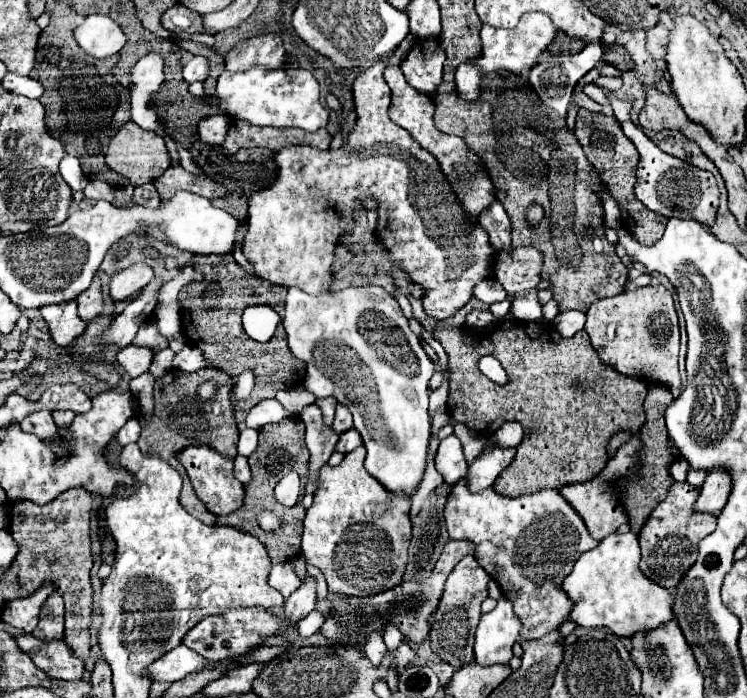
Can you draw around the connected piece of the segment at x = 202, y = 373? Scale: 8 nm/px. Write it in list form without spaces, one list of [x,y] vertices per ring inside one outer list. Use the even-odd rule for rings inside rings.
[[[211,368],[211,370],[199,370],[199,372],[181,372],[181,370],[169,370],[163,378],[155,380],[155,416],[151,418],[151,422],[145,422],[139,416],[139,422],[143,426],[141,436],[139,436],[139,448],[143,454],[157,454],[159,458],[163,458],[169,466],[173,466],[177,472],[181,472],[183,478],[183,490],[181,490],[181,506],[195,516],[197,520],[213,526],[215,524],[215,516],[211,512],[207,512],[207,508],[203,508],[203,502],[199,502],[199,498],[193,492],[193,486],[183,470],[183,466],[177,460],[177,452],[187,448],[189,444],[205,444],[215,448],[219,454],[223,454],[225,458],[235,458],[235,450],[237,450],[237,438],[239,438],[239,430],[237,430],[237,422],[235,422],[235,408],[233,402],[229,400],[229,390],[233,390],[233,378],[227,376],[225,372]],[[205,380],[219,380],[221,388],[225,392],[219,392],[213,400],[203,402],[197,394],[197,388],[201,382]]]

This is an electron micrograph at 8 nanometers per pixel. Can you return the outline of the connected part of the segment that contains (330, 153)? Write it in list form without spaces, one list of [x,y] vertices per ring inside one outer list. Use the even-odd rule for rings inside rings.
[[[409,34],[409,36],[397,46],[397,50],[395,50],[391,56],[379,58],[371,68],[365,68],[365,70],[361,70],[361,72],[357,74],[357,78],[355,78],[355,82],[353,82],[353,98],[355,98],[357,122],[355,122],[353,130],[349,132],[347,144],[343,144],[343,148],[337,148],[337,150],[319,150],[319,148],[313,148],[313,146],[291,146],[291,148],[283,148],[283,150],[277,154],[275,162],[277,162],[277,166],[279,166],[279,174],[277,174],[275,186],[269,188],[269,190],[261,190],[259,194],[253,194],[253,196],[251,196],[251,202],[249,202],[249,220],[247,220],[249,234],[247,234],[247,238],[245,238],[243,254],[245,254],[247,260],[255,266],[257,276],[261,276],[263,280],[269,280],[269,282],[273,282],[273,284],[287,286],[287,288],[289,288],[289,286],[295,286],[295,288],[301,288],[301,290],[307,292],[307,294],[313,294],[313,296],[323,294],[323,292],[329,292],[329,286],[331,286],[331,282],[333,282],[331,266],[333,266],[333,260],[335,260],[335,246],[341,242],[341,236],[343,236],[343,234],[353,232],[354,220],[356,218],[355,210],[357,210],[359,206],[363,206],[363,201],[366,198],[375,198],[375,200],[377,200],[377,240],[383,242],[385,250],[389,252],[389,260],[391,260],[397,268],[401,268],[403,272],[407,272],[407,274],[411,276],[411,282],[415,282],[415,284],[419,284],[419,286],[423,288],[423,310],[425,310],[425,314],[441,322],[441,320],[449,320],[459,308],[463,308],[463,306],[469,302],[469,298],[473,296],[473,288],[475,288],[481,280],[485,280],[485,278],[489,276],[489,256],[493,254],[493,248],[491,248],[491,244],[489,244],[487,232],[485,232],[479,224],[473,224],[473,222],[469,222],[469,220],[465,218],[463,208],[457,204],[455,194],[451,194],[451,188],[447,186],[447,180],[443,178],[443,172],[439,170],[439,164],[435,162],[435,158],[431,158],[431,154],[429,154],[425,148],[421,148],[419,142],[417,142],[407,130],[403,130],[401,126],[397,126],[397,124],[393,124],[393,122],[389,120],[387,106],[391,104],[391,90],[389,90],[387,82],[383,80],[383,70],[385,70],[387,66],[401,64],[401,62],[405,60],[405,56],[409,54],[413,42],[415,42],[415,36]],[[307,190],[311,190],[311,198],[315,198],[315,208],[313,208],[313,206],[303,206],[303,202],[307,202]],[[291,206],[303,206],[303,208],[301,208],[299,212],[291,214]]]

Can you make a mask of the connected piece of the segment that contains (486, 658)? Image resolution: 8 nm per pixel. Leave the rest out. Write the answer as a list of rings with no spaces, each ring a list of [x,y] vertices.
[[[499,598],[497,606],[491,612],[482,614],[475,632],[477,664],[509,664],[513,658],[511,648],[517,642],[521,628],[521,621],[513,612],[511,602],[507,602],[507,598]]]

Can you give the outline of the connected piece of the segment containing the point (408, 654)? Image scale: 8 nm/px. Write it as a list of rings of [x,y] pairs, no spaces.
[[[401,644],[401,646],[399,646],[399,650],[397,650],[393,656],[399,660],[399,668],[397,668],[397,672],[403,672],[403,670],[405,670],[405,666],[415,658],[415,652],[413,652],[407,644]]]

